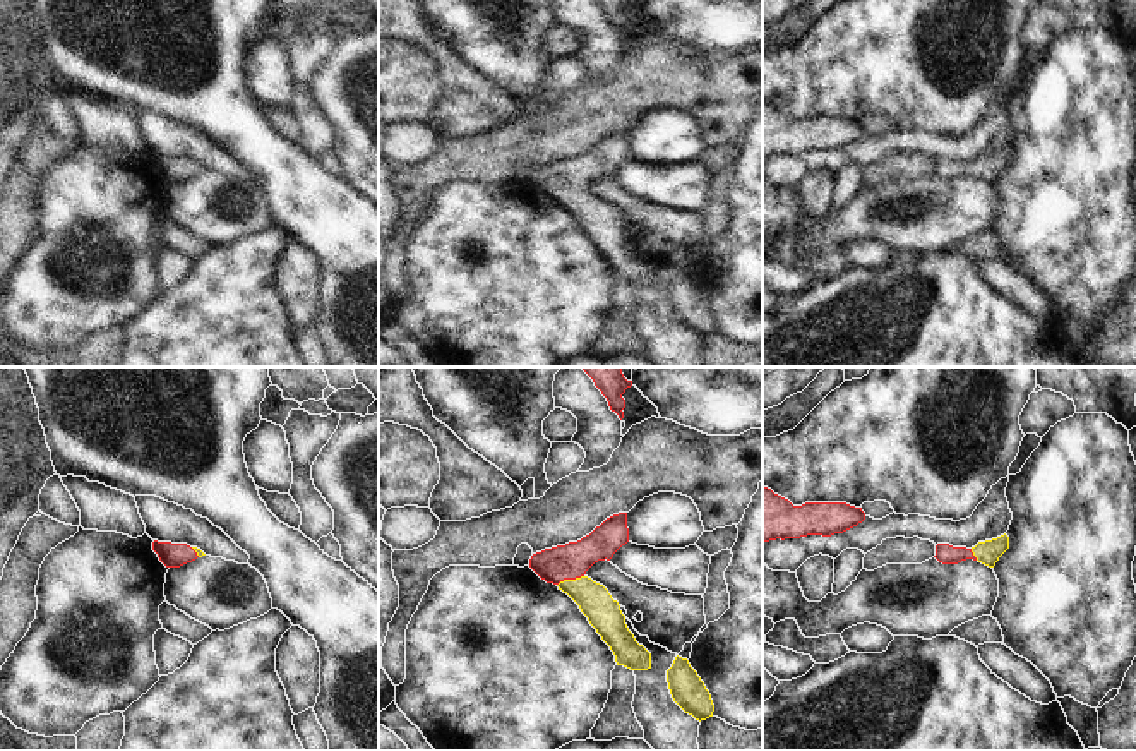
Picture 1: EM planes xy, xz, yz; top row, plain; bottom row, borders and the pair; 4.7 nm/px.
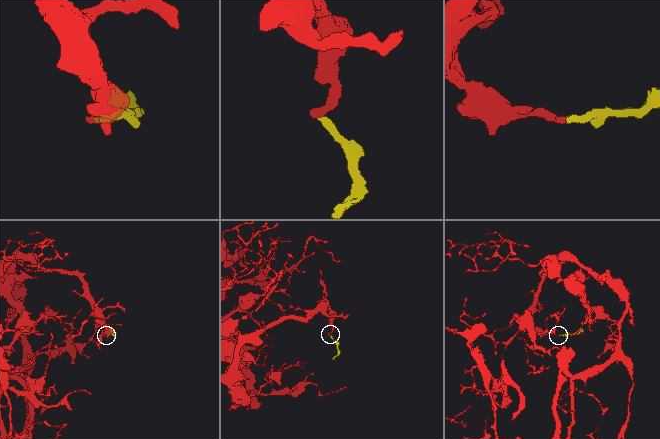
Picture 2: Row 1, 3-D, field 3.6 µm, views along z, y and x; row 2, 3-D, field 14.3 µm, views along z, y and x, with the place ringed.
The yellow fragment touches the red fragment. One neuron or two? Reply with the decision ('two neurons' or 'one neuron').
one neuron

